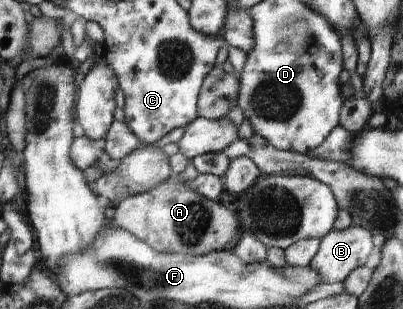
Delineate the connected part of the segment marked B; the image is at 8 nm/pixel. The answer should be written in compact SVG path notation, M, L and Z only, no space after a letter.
M351 226L322 237L319 249L308 267L317 269L322 283L345 281L354 269L368 263L379 239L369 228Z

